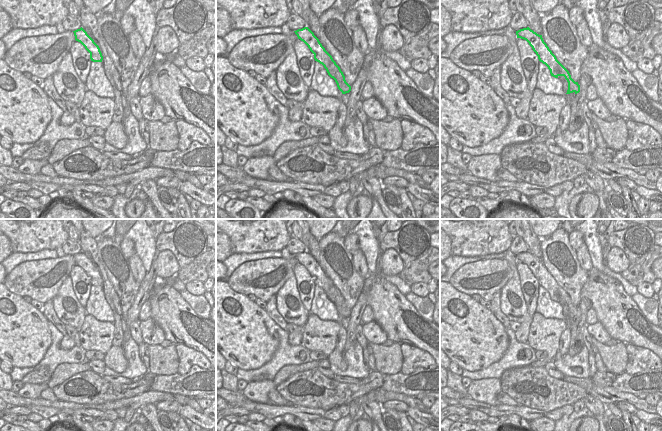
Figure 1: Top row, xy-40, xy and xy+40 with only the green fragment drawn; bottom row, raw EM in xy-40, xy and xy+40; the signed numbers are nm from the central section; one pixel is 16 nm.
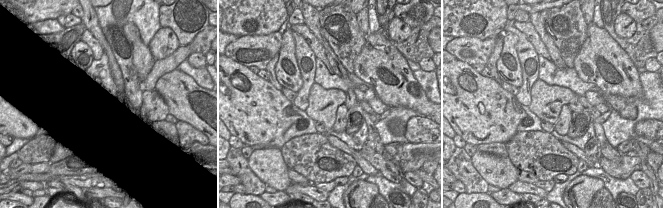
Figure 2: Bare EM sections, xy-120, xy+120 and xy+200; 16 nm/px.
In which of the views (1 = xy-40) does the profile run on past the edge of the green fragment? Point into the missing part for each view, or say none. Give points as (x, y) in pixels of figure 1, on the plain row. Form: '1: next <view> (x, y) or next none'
1: next none

